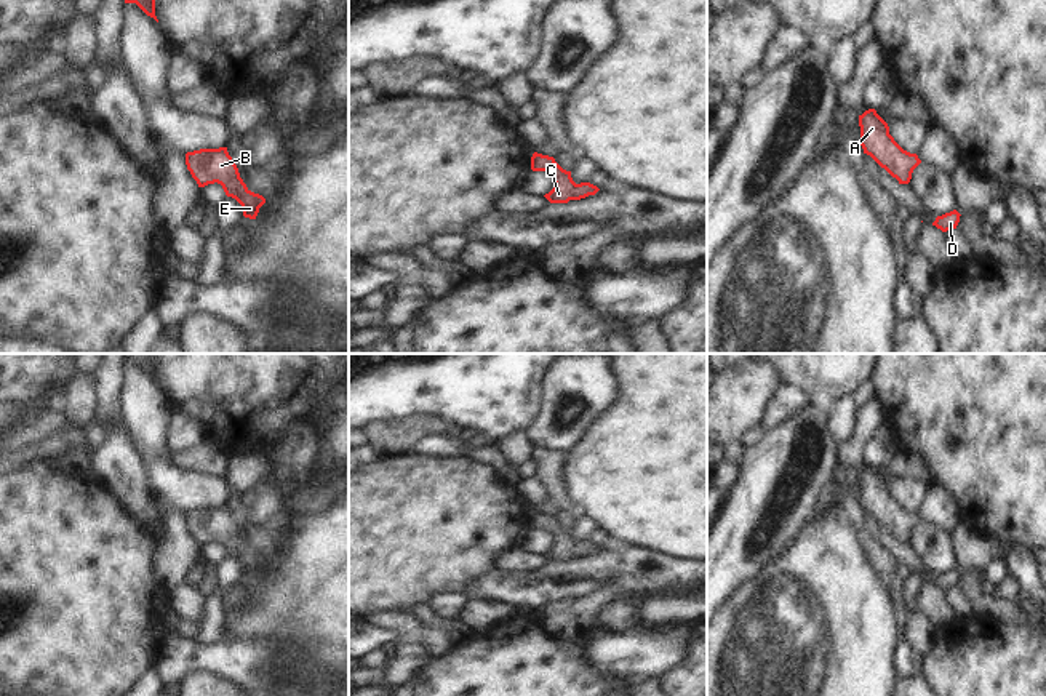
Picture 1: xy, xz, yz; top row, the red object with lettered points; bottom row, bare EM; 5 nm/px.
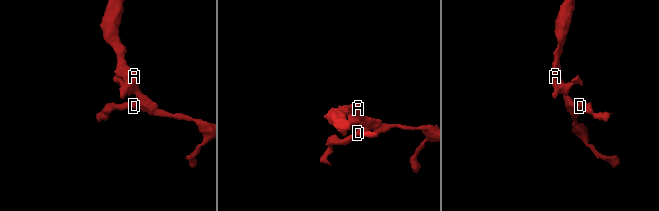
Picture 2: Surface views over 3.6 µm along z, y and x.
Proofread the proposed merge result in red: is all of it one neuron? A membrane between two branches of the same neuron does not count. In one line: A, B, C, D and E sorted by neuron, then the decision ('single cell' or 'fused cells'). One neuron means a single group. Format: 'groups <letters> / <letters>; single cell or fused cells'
groups A B C D E; single cell

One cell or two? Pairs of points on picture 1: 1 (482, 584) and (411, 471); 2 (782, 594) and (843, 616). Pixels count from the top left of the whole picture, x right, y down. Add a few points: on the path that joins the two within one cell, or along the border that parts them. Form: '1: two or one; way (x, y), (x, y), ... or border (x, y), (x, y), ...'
1: two; border (498, 567), (480, 576), (467, 589)
2: one; way (797, 608), (805, 616), (829, 616)

